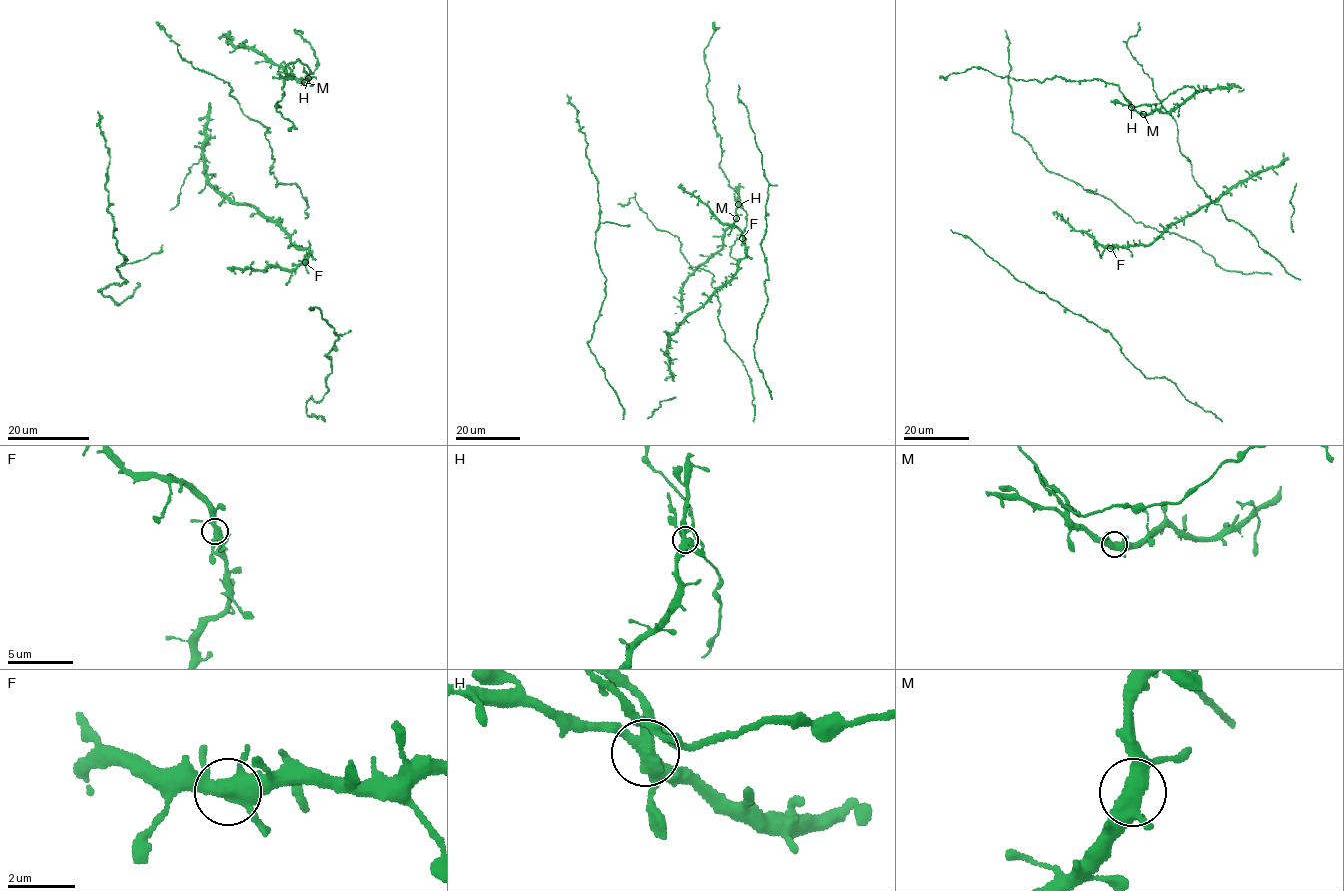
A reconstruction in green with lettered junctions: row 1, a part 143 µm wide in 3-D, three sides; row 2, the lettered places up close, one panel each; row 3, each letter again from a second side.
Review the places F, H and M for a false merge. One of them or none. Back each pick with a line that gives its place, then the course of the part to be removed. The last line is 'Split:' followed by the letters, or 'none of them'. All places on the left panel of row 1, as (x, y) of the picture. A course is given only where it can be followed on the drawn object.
H: at (308, 78); foreign part runs (308, 78), (310, 69), (299, 59), (287, 65), (291, 78), (275, 107), (291, 131)
Split: H

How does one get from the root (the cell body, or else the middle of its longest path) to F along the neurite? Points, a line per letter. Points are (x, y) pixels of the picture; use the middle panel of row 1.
F: (672, 372), (667, 354), (669, 335), (732, 278), (737, 264), (745, 255), (742, 238)

